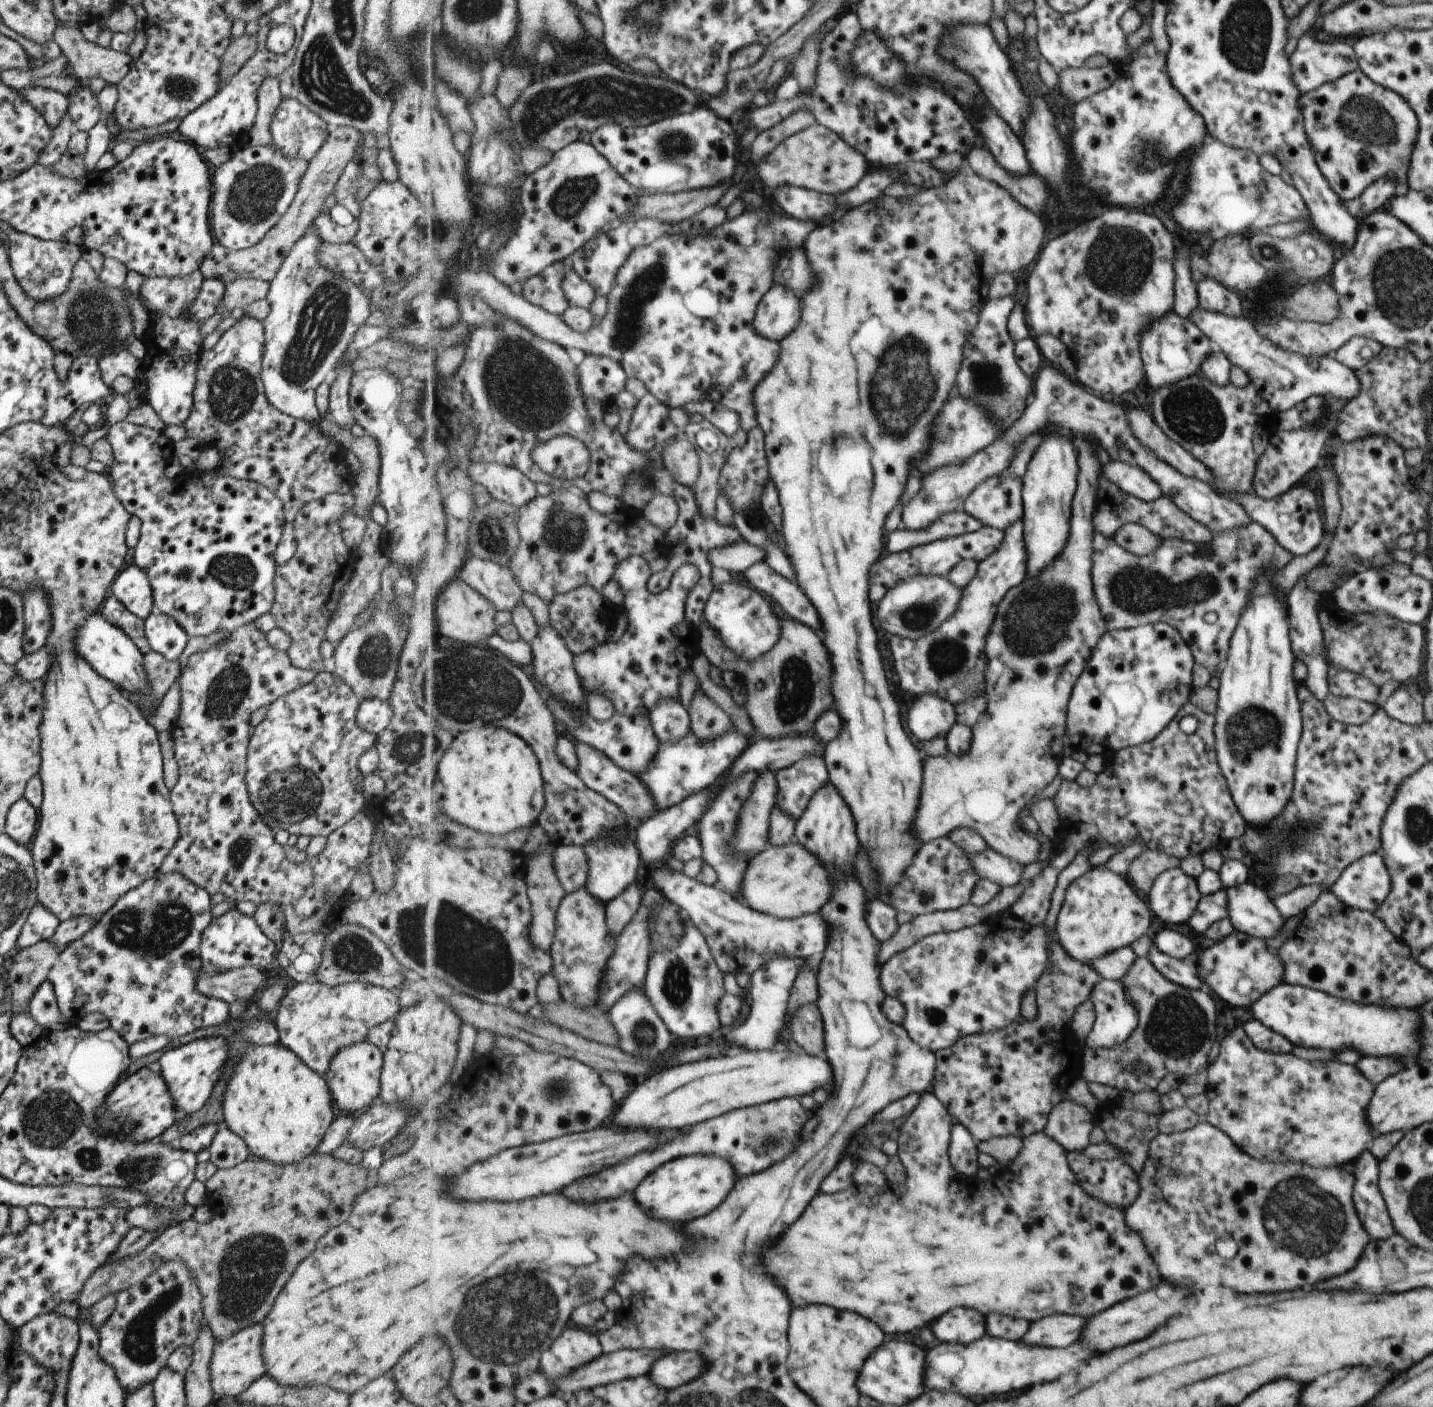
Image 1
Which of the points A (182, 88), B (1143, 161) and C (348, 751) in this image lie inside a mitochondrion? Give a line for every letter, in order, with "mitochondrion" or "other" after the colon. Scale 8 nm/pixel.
A: mitochondrion
B: mitochondrion
C: other

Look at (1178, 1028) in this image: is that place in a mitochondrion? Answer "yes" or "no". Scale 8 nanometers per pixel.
yes

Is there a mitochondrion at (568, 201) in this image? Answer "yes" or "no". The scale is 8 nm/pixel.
yes

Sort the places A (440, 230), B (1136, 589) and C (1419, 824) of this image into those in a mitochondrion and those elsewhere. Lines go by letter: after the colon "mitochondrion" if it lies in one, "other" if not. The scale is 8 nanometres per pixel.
A: other
B: mitochondrion
C: mitochondrion

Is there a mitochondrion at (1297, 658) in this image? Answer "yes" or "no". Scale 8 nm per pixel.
no

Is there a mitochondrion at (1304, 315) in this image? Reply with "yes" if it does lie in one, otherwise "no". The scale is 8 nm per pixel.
no

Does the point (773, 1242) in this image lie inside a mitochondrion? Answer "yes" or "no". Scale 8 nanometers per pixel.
no

